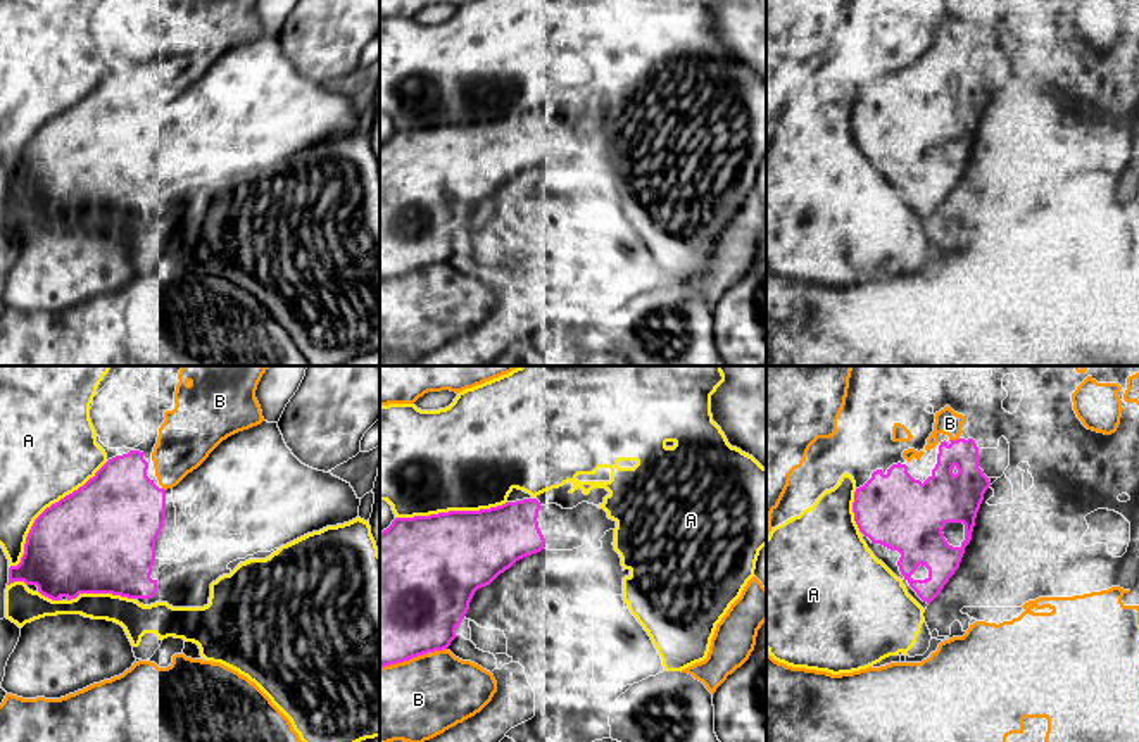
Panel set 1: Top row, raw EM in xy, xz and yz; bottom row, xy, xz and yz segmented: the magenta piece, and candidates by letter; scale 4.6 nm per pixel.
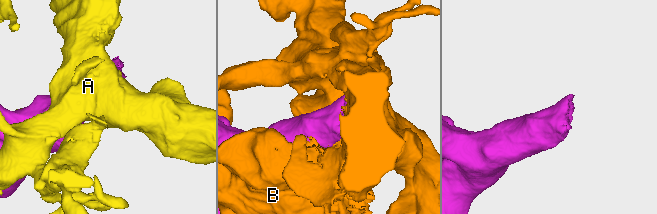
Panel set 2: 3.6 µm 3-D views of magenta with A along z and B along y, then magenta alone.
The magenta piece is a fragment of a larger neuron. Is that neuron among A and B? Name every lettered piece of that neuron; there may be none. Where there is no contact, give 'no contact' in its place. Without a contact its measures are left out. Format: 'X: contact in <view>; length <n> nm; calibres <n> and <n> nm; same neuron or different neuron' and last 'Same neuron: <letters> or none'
A: contact in xy; length 700 nm; calibres 480 and 420 nm; different neuron
B: contact in xz; length 80 nm; calibres 480 and 380 nm; different neuron
Same neuron: none

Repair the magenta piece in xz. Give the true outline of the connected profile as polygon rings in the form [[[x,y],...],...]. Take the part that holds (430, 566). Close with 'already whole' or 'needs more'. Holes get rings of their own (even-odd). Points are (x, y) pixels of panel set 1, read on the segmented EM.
[[[537,499],[506,502],[480,511],[395,518],[387,530],[380,531],[380,668],[447,649],[457,637],[456,628],[468,613],[475,592],[490,585],[516,561],[542,549],[573,550],[582,547],[585,540],[595,550],[602,549],[601,538],[614,528],[616,521],[594,504],[582,502],[573,509],[563,509],[557,504],[542,506]]]; needs more

